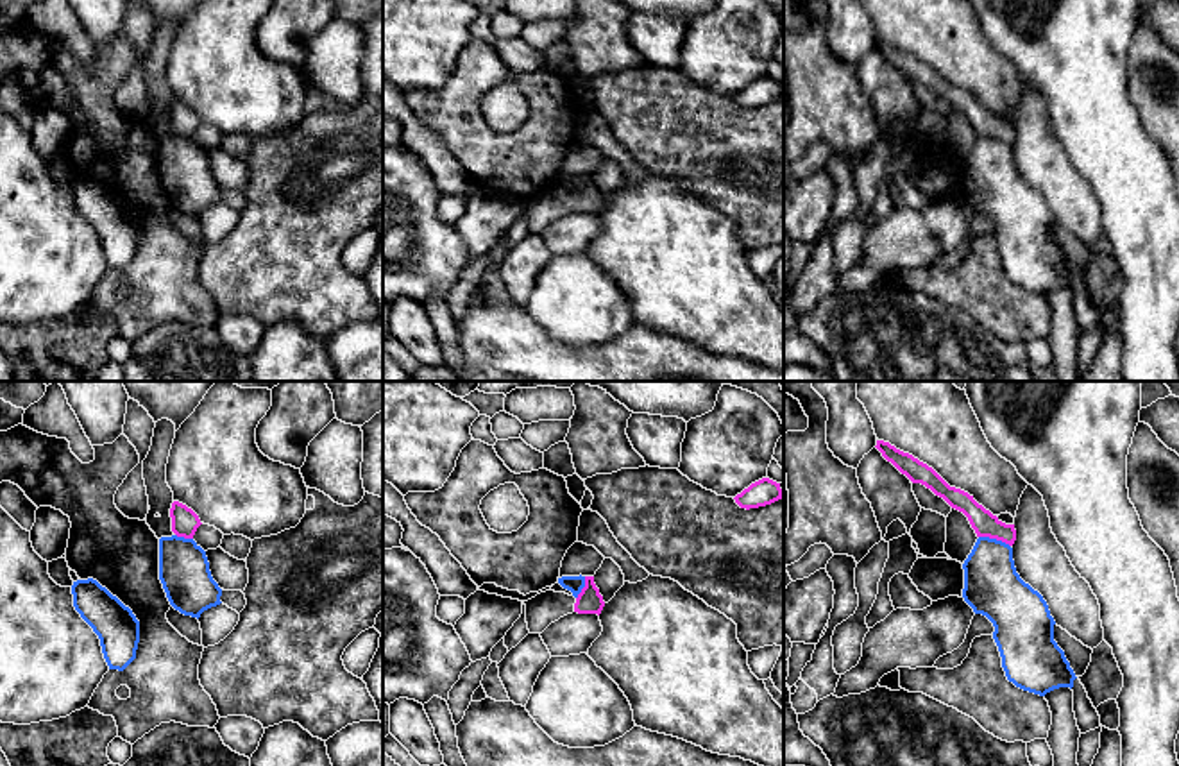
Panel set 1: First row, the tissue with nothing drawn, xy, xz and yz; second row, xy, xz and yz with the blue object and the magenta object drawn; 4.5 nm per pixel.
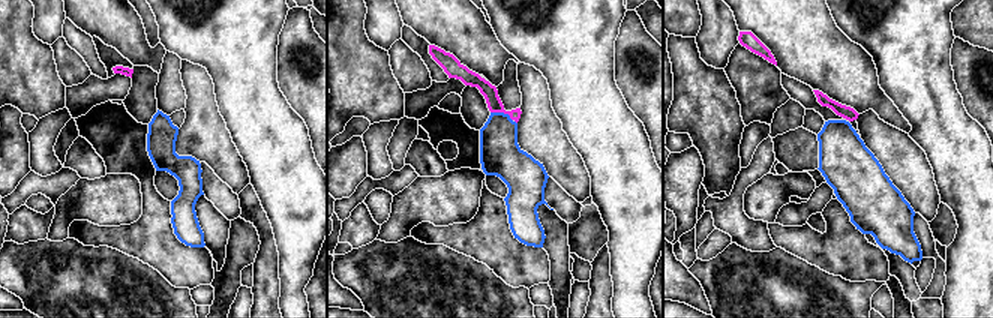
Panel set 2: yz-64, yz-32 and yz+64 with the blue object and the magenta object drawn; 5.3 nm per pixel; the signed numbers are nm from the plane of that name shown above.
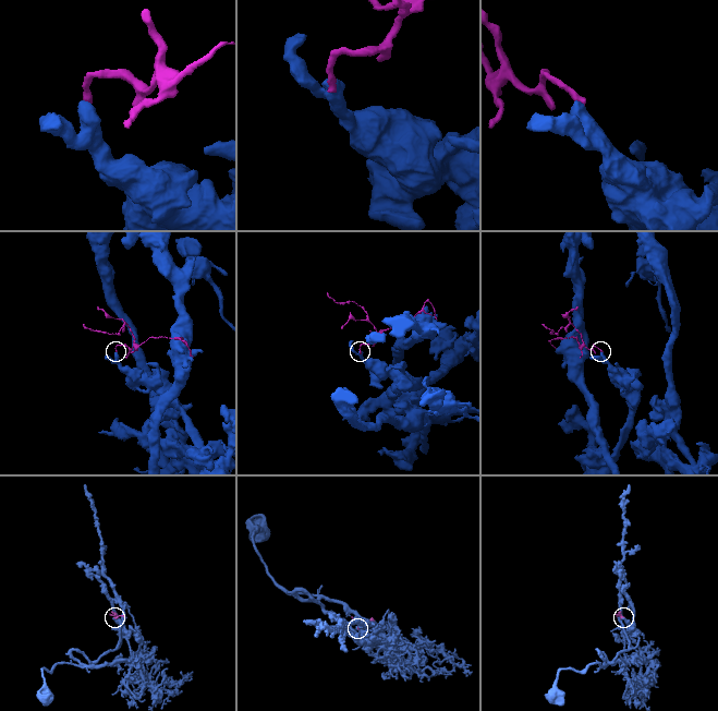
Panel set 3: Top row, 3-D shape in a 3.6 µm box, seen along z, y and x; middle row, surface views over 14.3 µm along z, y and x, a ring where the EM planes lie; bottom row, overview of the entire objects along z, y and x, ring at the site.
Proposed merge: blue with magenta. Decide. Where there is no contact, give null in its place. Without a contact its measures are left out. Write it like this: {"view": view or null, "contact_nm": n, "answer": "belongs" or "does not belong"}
{"view": "yz", "contact_nm": 150, "answer": "does not belong"}

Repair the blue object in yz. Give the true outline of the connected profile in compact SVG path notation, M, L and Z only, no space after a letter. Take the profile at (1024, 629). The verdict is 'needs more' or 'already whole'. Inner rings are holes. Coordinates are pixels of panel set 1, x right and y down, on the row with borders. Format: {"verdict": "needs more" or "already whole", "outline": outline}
{"verdict": "already whole", "outline": "M979 537L963 569L963 598L993 623L1007 680L1039 696L1072 689L1077 677L1054 641L1056 621L1043 596L1016 573L1013 548Z"}

